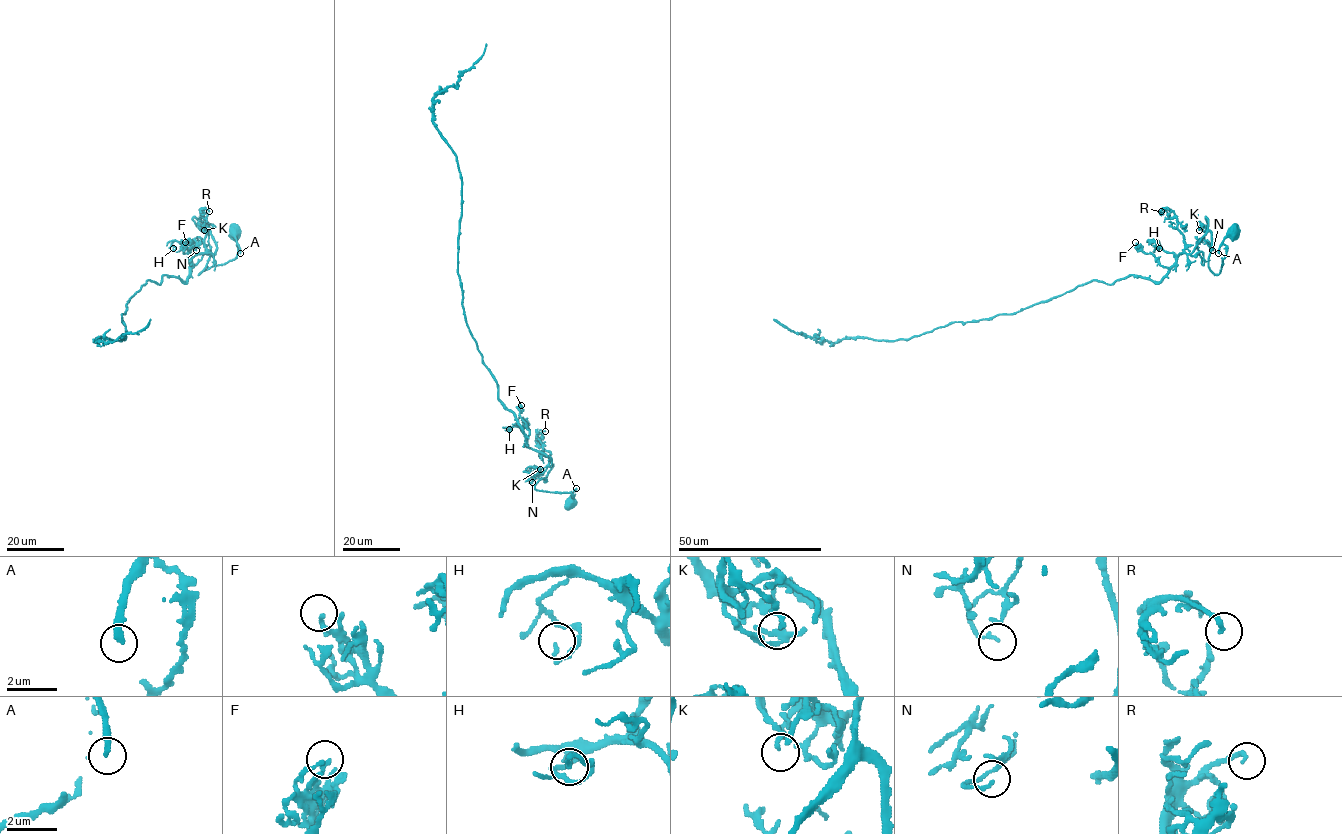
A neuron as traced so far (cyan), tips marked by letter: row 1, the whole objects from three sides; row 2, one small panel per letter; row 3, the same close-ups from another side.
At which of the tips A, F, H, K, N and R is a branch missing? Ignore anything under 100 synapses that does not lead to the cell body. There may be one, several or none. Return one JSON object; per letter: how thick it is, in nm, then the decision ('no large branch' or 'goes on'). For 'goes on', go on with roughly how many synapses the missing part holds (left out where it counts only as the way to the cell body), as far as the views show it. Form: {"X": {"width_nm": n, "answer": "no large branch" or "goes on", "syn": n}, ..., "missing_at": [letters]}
{"A": {"width_nm": 280, "answer": "no large branch"}, "F": {"width_nm": 150, "answer": "no large branch"}, "H": {"width_nm": 130, "answer": "no large branch"}, "K": {"width_nm": 180, "answer": "no large branch"}, "N": {"width_nm": 110, "answer": "no large branch"}, "R": {"width_nm": 190, "answer": "no large branch"}, "missing_at": []}

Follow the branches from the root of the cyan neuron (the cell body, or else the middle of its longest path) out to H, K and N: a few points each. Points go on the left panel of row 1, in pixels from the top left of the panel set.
H: (233, 232), (236, 257), (199, 274), (210, 256), (209, 231), (214, 253), (192, 255), (177, 241), (173, 248)
K: (233, 232), (238, 247), (236, 257), (208, 267), (199, 274), (210, 256), (209, 229), (193, 217), (204, 230)
N: (233, 232), (234, 259), (199, 274), (210, 256), (209, 231), (216, 252), (190, 264), (195, 239), (196, 250)

